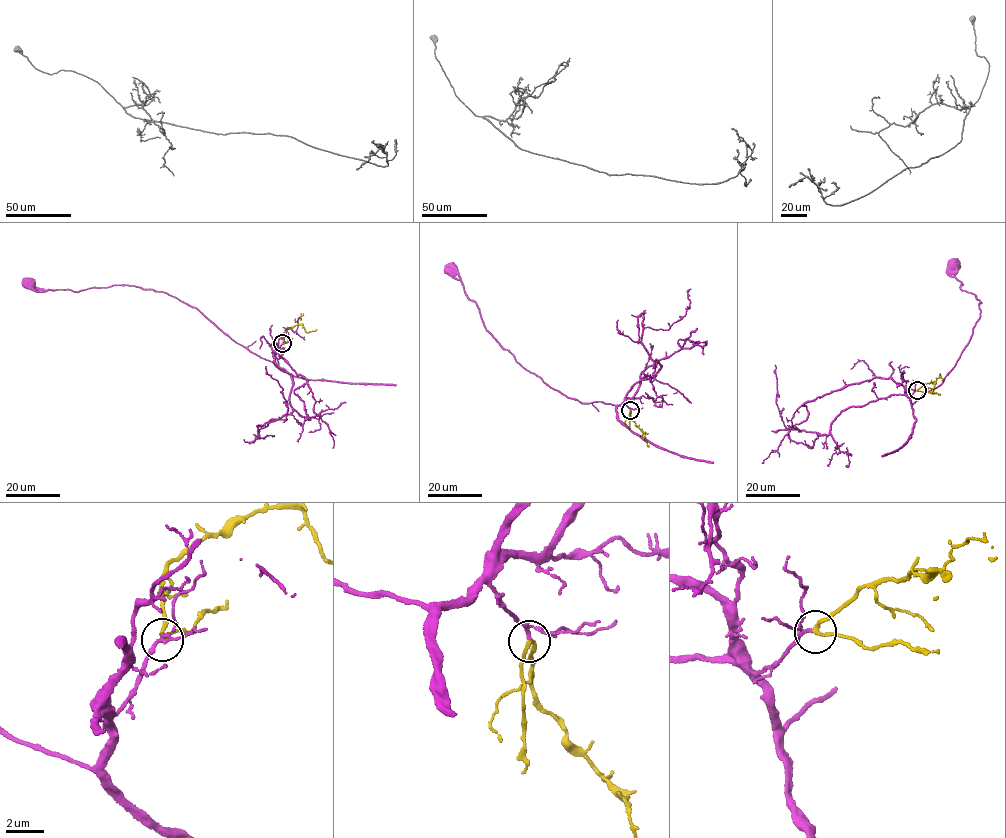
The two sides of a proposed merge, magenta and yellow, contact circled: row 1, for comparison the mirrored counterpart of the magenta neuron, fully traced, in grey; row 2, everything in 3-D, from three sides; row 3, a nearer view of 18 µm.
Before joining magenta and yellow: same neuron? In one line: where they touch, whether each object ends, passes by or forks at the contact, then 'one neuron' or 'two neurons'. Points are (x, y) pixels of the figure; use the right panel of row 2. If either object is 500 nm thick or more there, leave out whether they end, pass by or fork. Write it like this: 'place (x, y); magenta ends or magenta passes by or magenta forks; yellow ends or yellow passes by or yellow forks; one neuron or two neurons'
place (917, 390); magenta passes by; yellow passes by; one neuron

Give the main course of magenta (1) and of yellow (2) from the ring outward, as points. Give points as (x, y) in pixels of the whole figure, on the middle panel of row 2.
1: (630, 410), (623, 402), (587, 403), (567, 397), (522, 367), (484, 325), (475, 303), (450, 269)
2: (630, 410), (630, 419), (644, 432), (649, 446)

